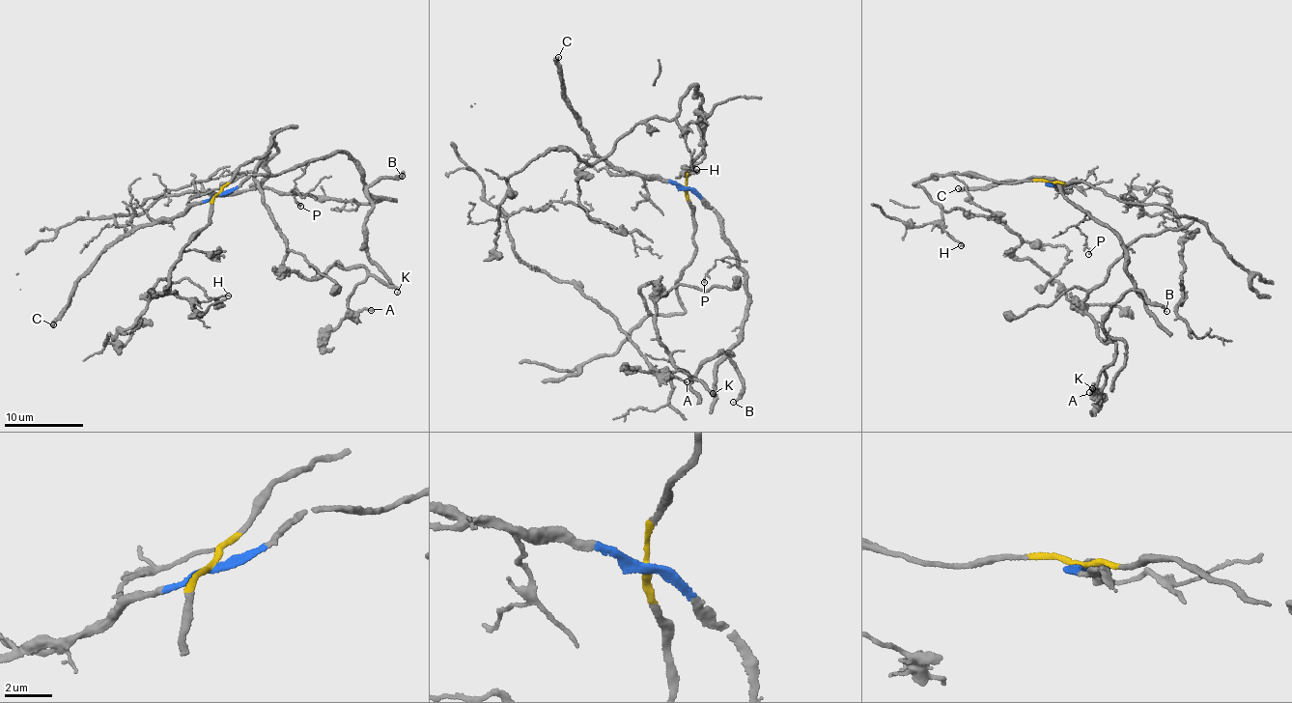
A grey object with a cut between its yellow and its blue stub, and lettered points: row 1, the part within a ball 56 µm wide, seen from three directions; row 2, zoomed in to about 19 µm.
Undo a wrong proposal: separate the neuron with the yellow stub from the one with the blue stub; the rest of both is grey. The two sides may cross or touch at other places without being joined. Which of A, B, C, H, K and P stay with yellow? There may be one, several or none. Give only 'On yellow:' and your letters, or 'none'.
On yellow: A, H, K

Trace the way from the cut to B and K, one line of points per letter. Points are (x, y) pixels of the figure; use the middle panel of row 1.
B: (686, 188), (714, 210), (744, 277), (742, 333), (728, 356), (743, 387), (734, 403)
K: (686, 188), (695, 256), (681, 312), (654, 314), (640, 292), (665, 293), (658, 339), (714, 393)

